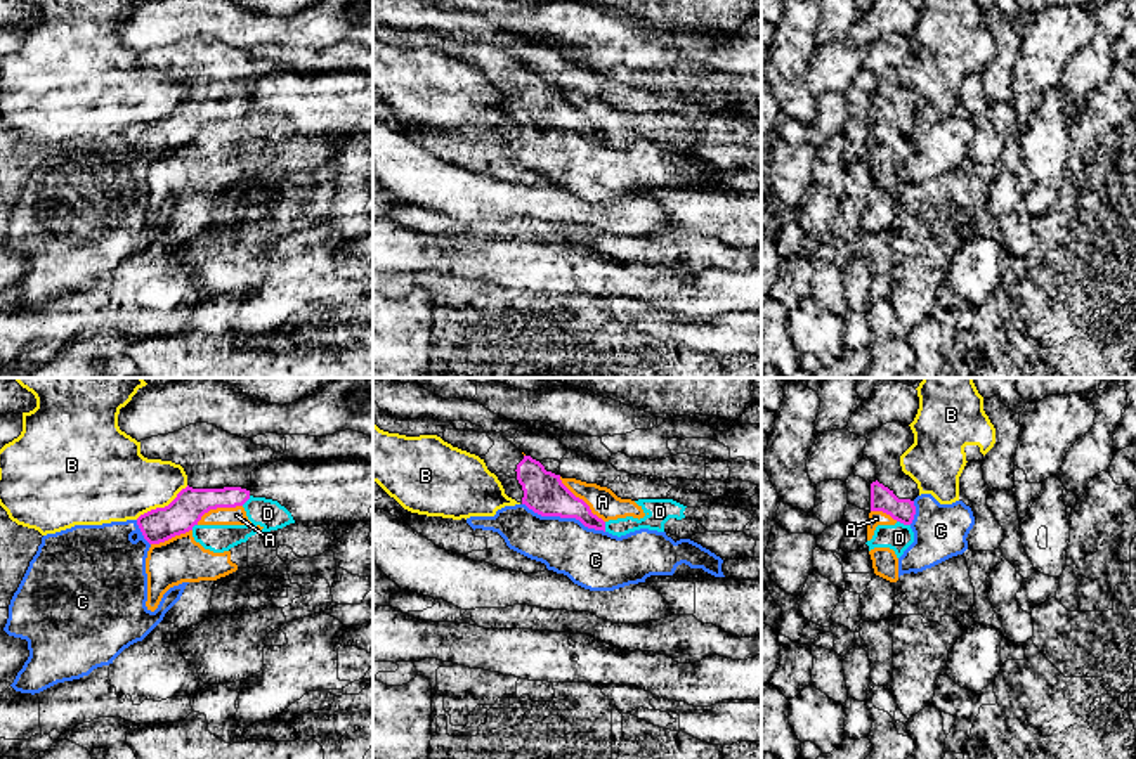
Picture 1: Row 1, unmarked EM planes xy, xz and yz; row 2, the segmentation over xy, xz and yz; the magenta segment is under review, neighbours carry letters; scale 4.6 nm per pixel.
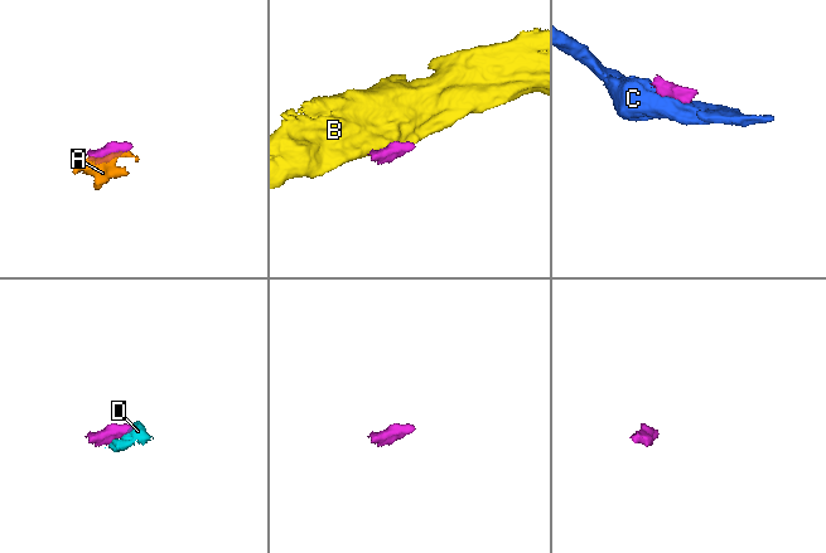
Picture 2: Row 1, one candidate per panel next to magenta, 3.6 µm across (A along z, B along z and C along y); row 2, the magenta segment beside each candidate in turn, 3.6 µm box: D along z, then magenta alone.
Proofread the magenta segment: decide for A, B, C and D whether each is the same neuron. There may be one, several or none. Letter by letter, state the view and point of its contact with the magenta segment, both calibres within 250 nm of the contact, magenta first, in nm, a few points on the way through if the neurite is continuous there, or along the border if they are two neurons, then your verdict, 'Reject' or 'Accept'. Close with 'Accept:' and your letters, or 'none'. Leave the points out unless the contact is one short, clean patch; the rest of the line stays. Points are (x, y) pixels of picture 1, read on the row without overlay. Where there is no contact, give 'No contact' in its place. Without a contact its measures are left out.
A: Touches magenta at xz (581, 111). Thickness 190 nm (magenta) against 140 nm. Reject
B: Touches magenta at xy (162, 120). Thickness 160 nm (magenta) against 360 nm. Boundary: xy (188, 97), (167, 116), (151, 120), (136, 130). Reject
C: Touches magenta at xz (564, 129). Thickness 190 nm (magenta) against 280 nm. Boundary: xz (522, 115), (541, 127), (574, 129), (585, 137), (604, 144). Reject
D: Touches magenta at yz (904, 136). Thickness 110 nm (magenta) against 120 nm. Boundary: yz (897, 132), (909, 137). Reject
Accept: none

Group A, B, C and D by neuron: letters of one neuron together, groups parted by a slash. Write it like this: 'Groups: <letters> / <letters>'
Groups: A D / B / C

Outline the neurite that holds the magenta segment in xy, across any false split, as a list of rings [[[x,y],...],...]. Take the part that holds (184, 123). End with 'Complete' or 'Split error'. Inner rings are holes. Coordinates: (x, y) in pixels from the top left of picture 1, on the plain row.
[[[208,35],[140,52],[140,66],[180,76],[187,87],[187,99],[168,118],[137,130],[149,156],[193,142],[210,121],[243,118],[250,111],[255,80],[291,71]]]. Split error

